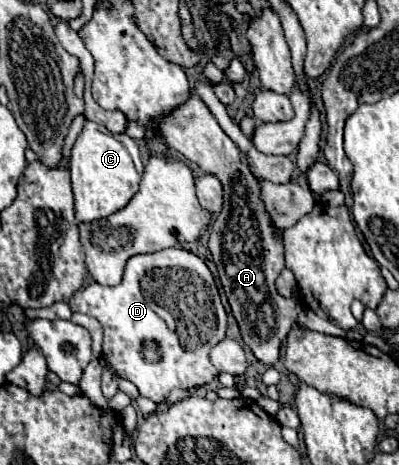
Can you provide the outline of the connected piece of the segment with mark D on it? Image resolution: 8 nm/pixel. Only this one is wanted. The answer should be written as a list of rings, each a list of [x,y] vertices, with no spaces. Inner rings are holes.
[[[165,248],[153,254],[137,254],[129,258],[119,286],[101,286],[91,282],[87,288],[73,294],[69,306],[73,312],[93,316],[101,322],[105,332],[103,358],[117,370],[119,376],[131,380],[139,388],[141,396],[147,396],[157,404],[163,402],[175,388],[195,392],[197,388],[213,382],[219,374],[209,360],[209,350],[225,338],[227,314],[211,270],[203,258],[189,250]],[[147,350],[155,350],[157,356],[145,356]]]

